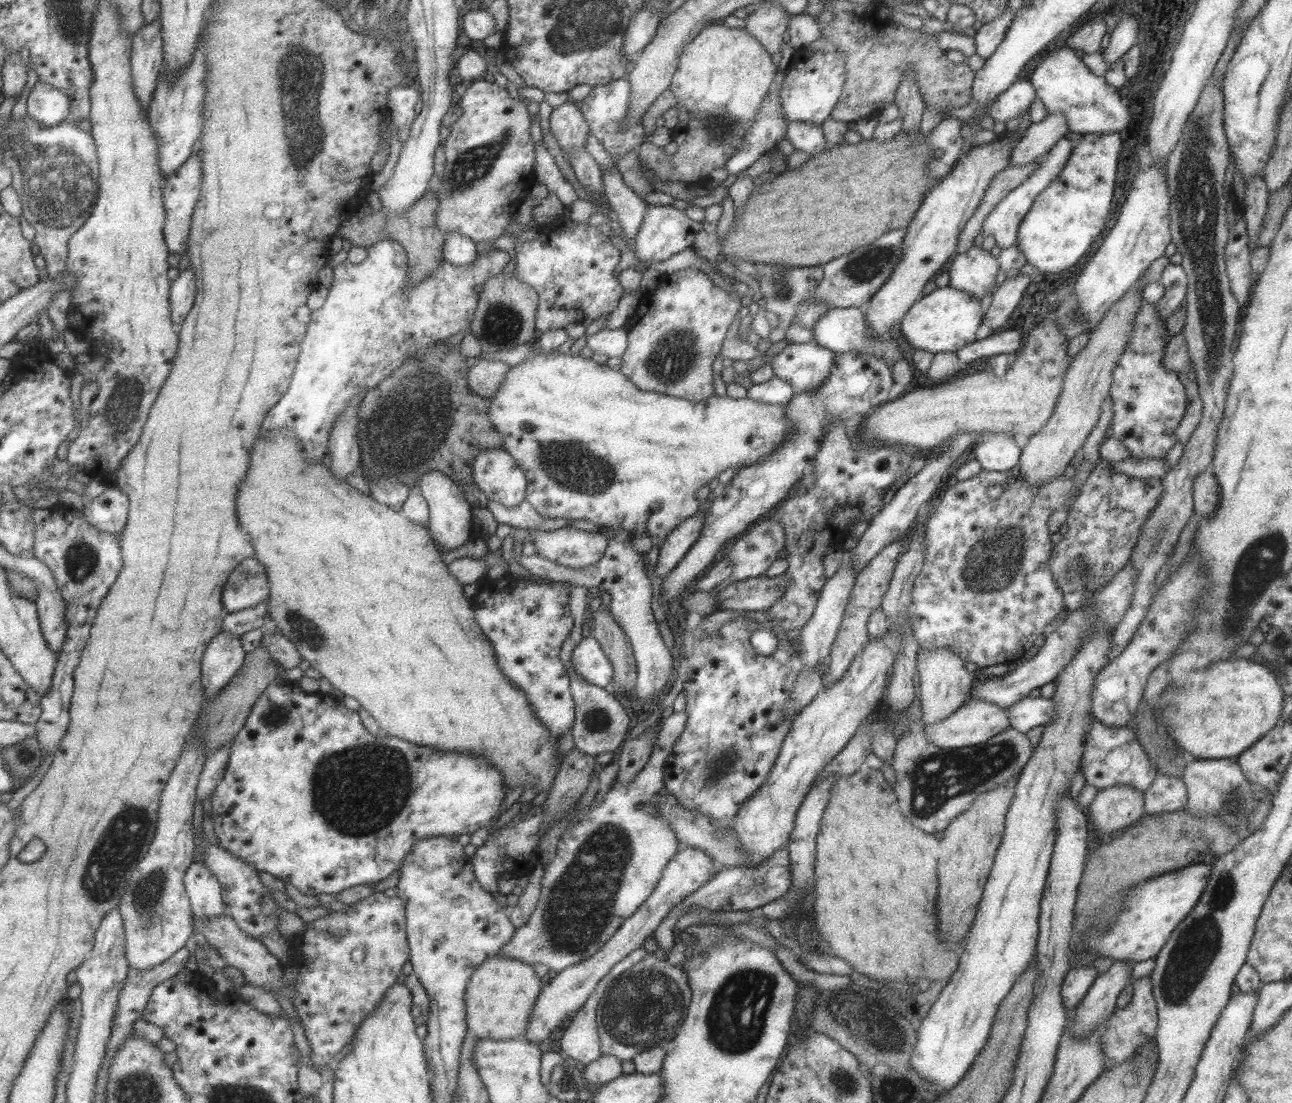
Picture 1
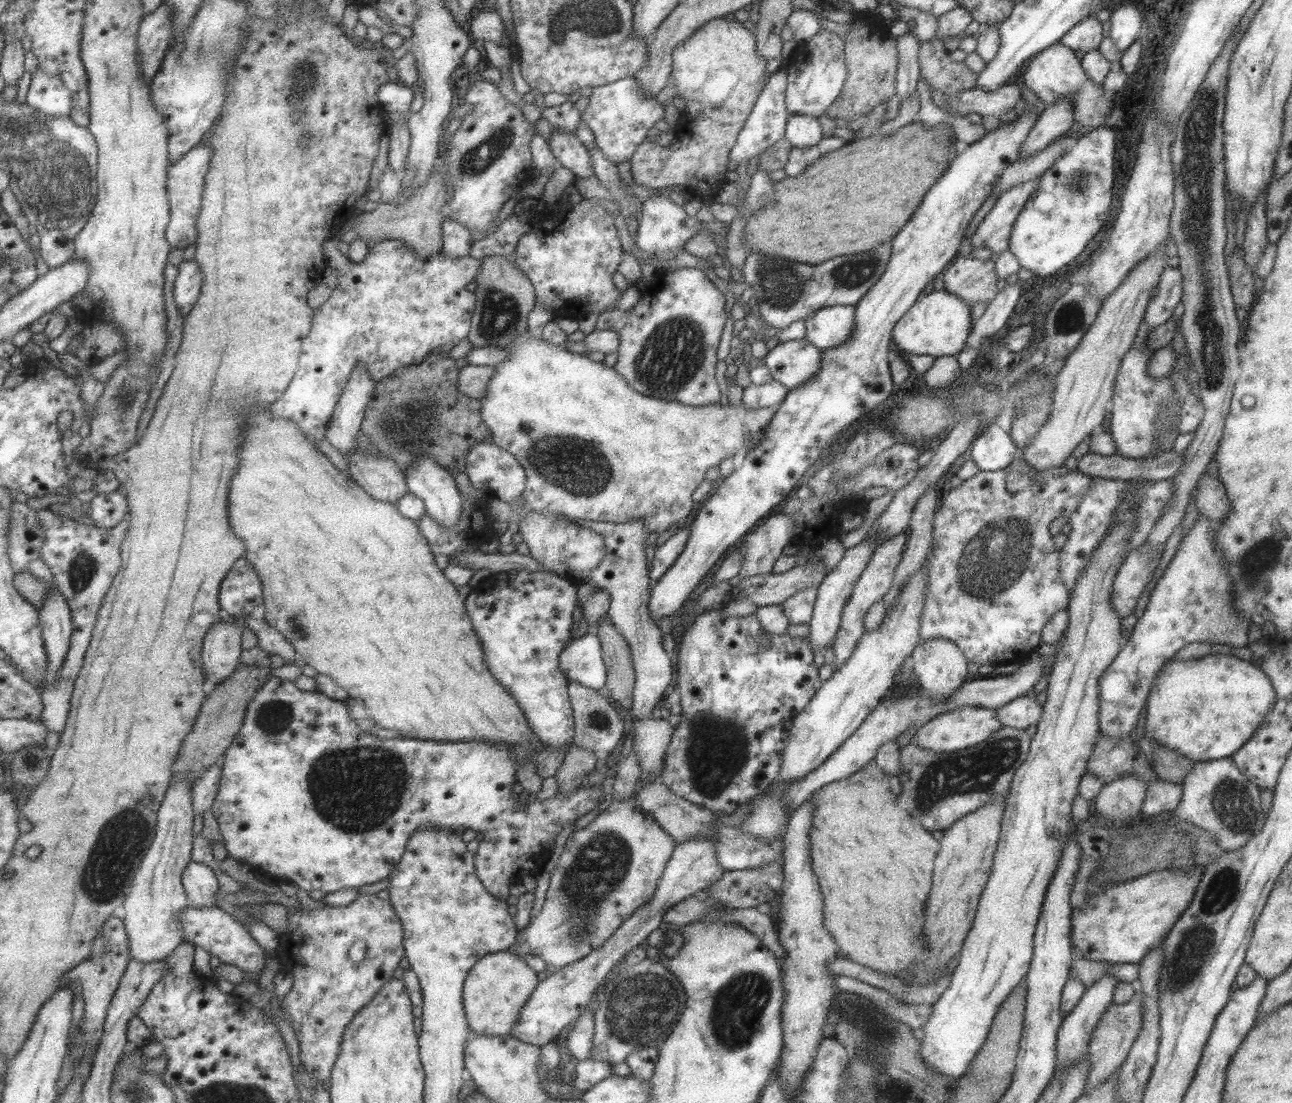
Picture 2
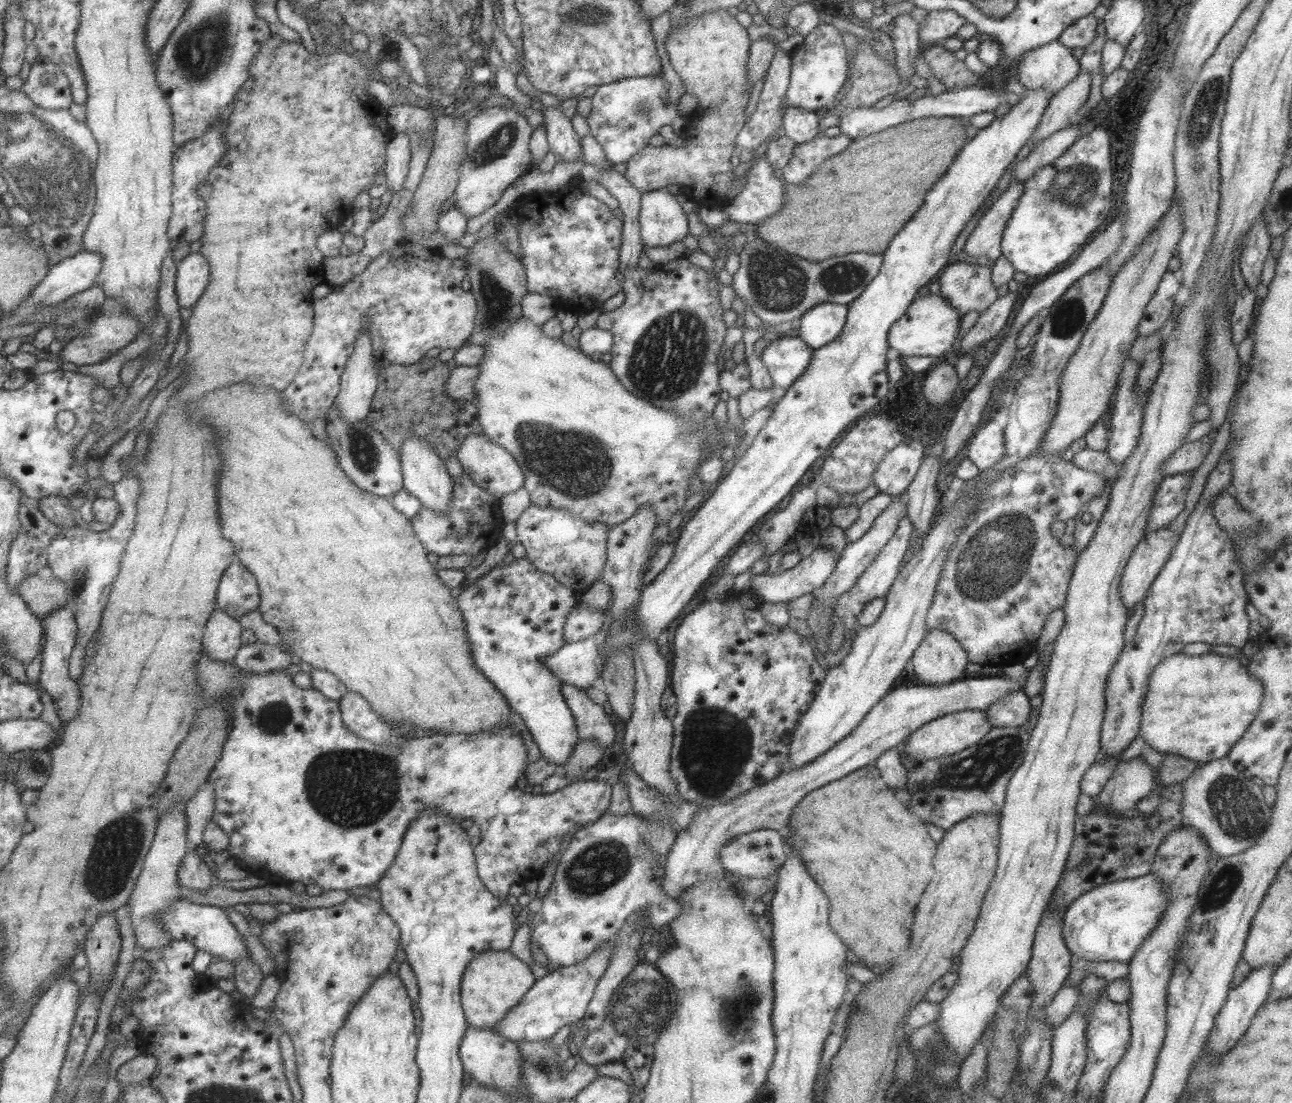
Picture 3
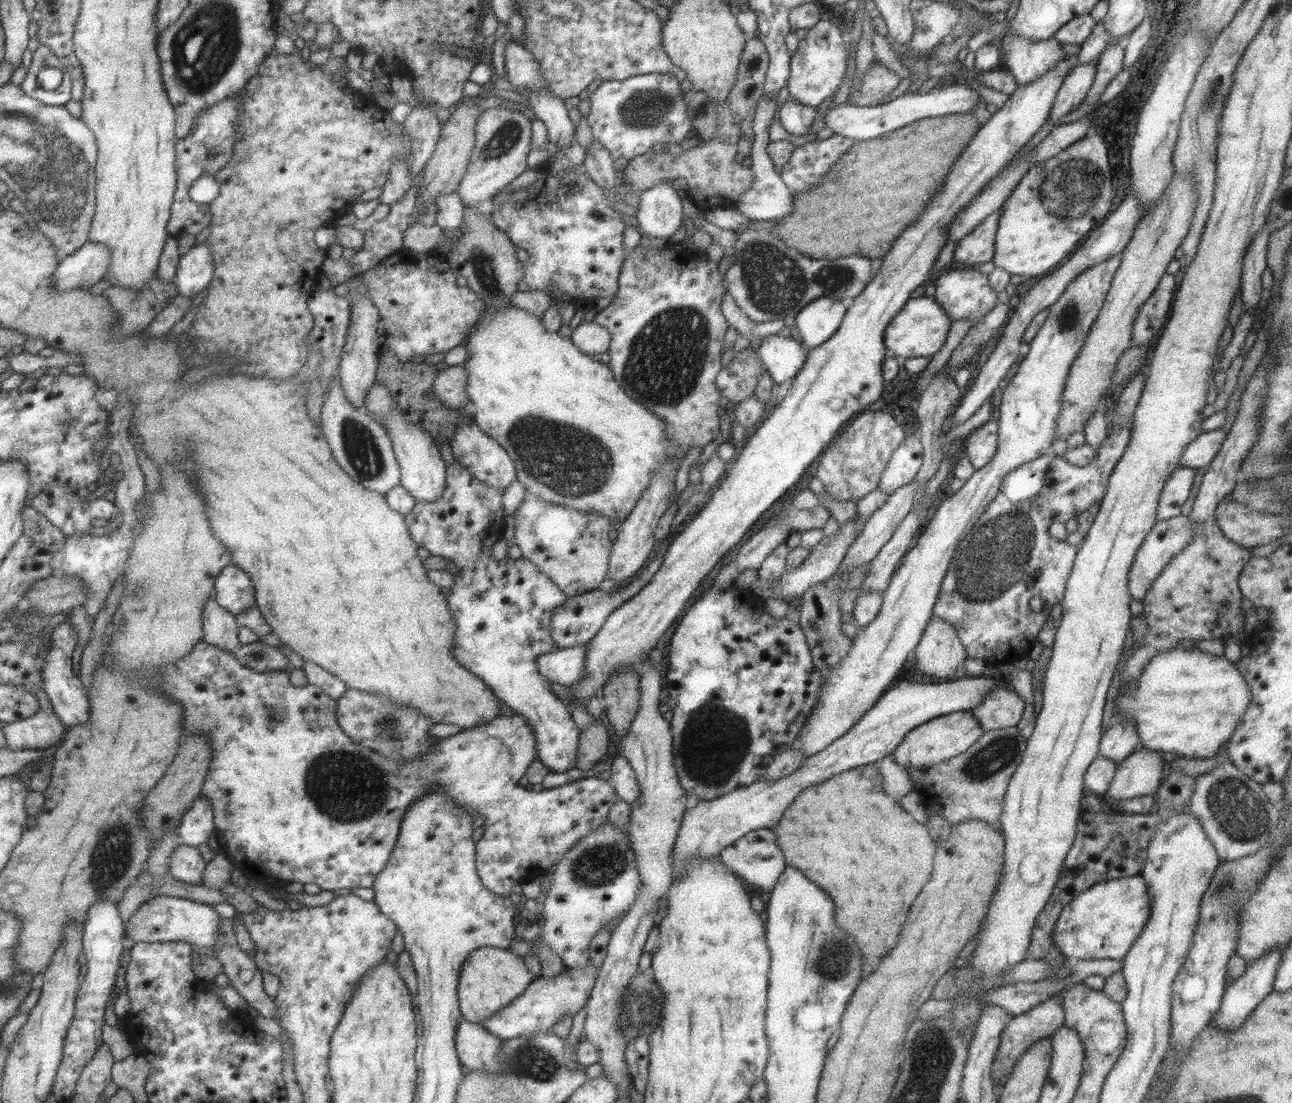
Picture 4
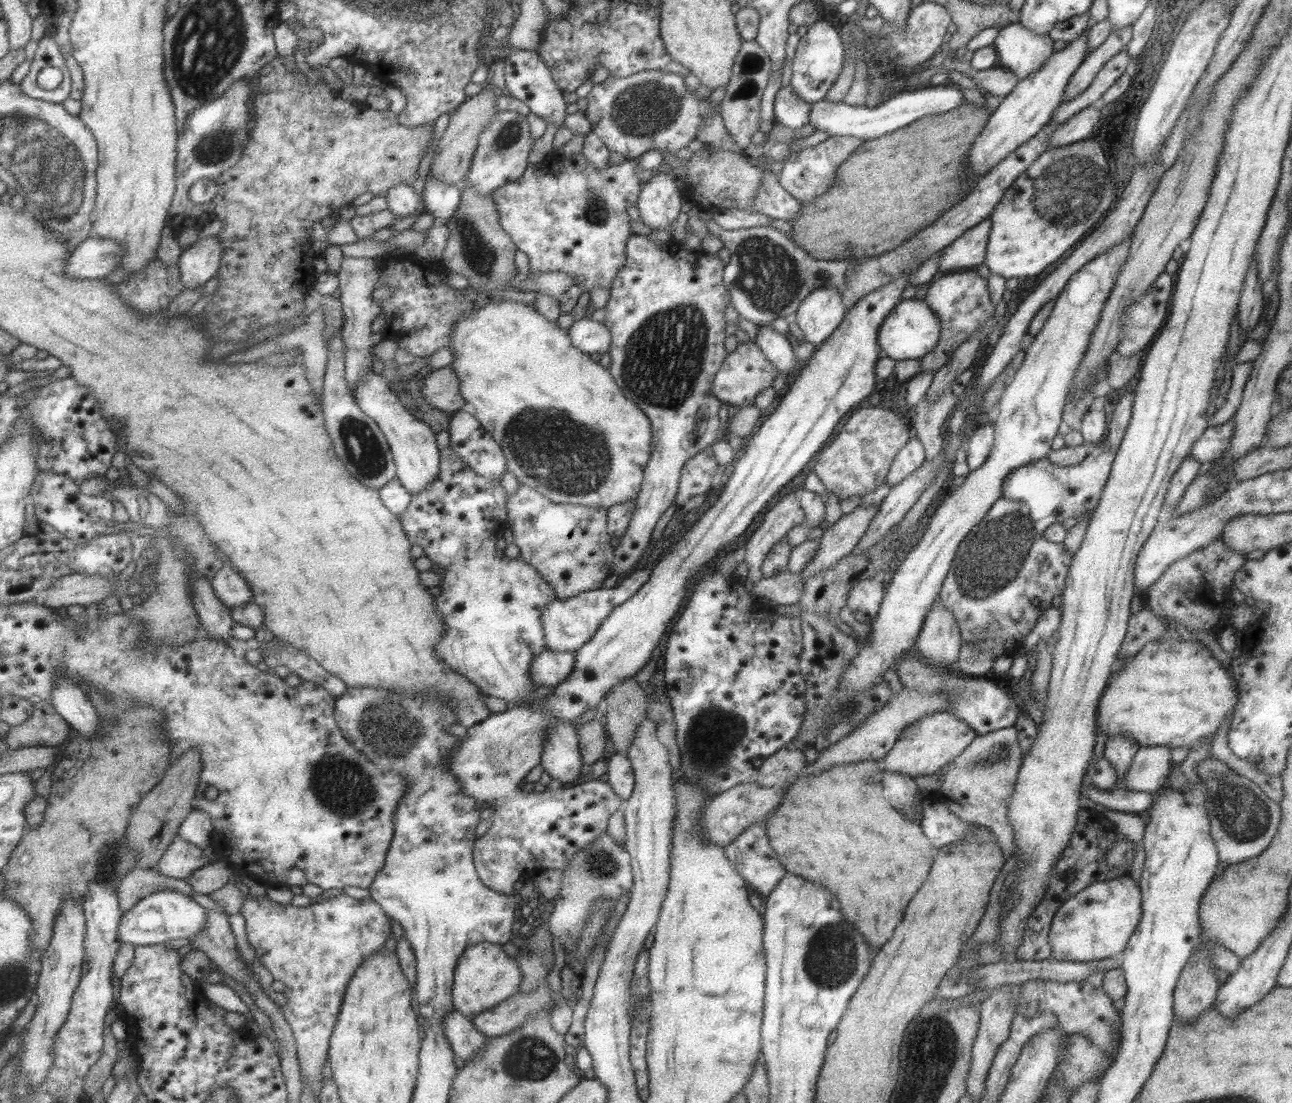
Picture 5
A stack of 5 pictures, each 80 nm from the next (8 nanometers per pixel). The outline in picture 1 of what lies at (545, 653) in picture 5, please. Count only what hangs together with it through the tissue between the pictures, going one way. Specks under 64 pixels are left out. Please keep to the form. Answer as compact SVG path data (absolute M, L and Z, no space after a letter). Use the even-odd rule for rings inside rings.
M589 635L582 638L570 654L570 665L589 684L605 688L610 683L612 668L600 644Z

